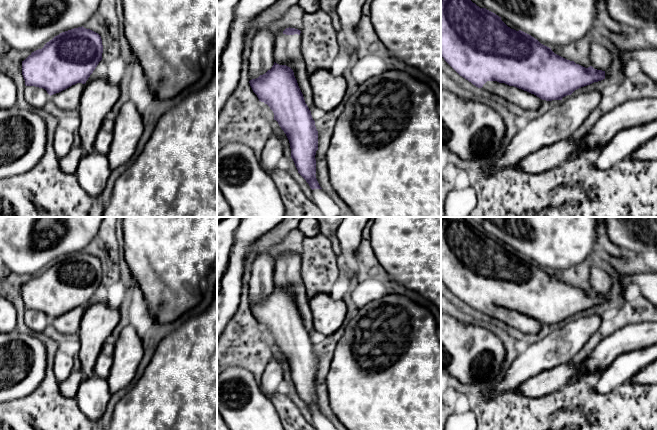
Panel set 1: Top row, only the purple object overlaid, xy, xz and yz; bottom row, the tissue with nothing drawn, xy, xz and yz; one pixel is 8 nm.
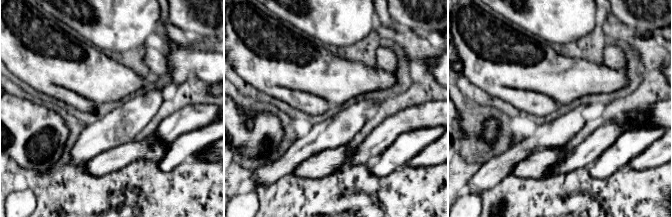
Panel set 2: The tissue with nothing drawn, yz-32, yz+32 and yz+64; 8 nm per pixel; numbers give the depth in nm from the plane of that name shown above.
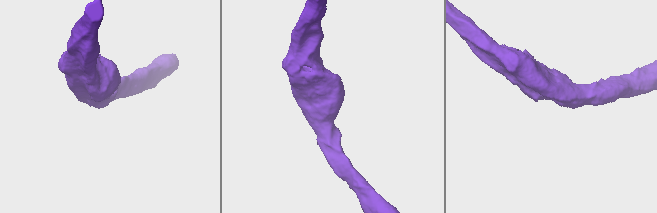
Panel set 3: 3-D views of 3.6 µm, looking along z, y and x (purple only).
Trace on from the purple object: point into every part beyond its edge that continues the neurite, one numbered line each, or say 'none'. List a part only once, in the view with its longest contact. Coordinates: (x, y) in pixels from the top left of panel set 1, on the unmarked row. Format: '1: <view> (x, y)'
1: yz (523, 324)

